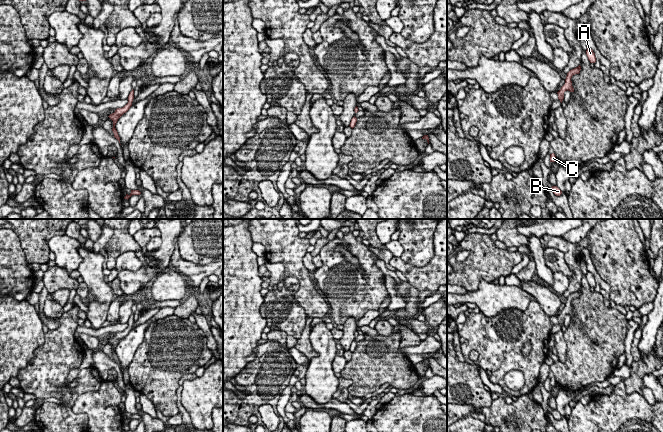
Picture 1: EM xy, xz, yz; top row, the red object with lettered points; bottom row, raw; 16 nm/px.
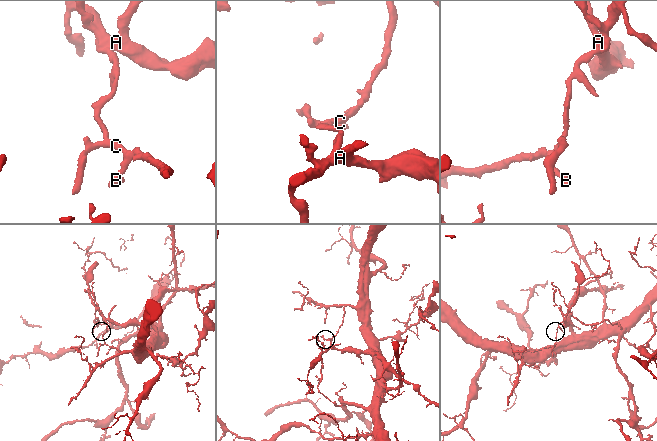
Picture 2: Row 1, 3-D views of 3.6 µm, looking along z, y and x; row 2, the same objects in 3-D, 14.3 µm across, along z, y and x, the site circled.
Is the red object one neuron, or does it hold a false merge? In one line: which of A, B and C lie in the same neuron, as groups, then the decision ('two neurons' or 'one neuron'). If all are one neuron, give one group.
groups A / B C; two neurons

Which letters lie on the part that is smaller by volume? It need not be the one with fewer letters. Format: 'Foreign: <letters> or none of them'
Foreign: A

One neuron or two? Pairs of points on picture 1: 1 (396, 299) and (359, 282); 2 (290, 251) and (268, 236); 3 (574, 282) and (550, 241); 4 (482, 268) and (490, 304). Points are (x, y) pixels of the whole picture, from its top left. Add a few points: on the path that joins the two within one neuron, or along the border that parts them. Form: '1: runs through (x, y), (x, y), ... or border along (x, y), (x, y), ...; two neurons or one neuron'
1: border along (384, 284), (389, 294); two neurons
2: runs through (285, 246), (273, 236); one neuron
3: runs through (576, 270), (573, 257), (562, 246); one neuron
4: border along (493, 281), (482, 280), (475, 290), (468, 292); two neurons

